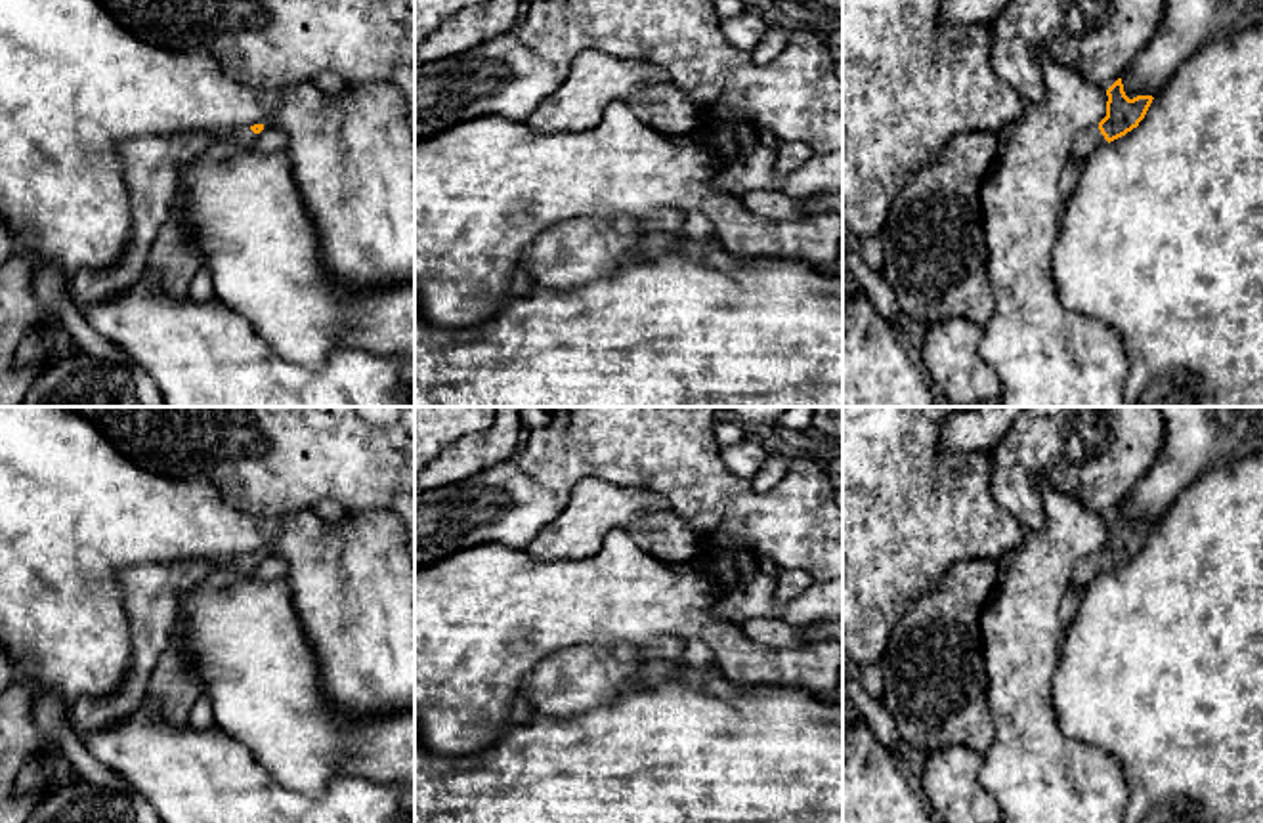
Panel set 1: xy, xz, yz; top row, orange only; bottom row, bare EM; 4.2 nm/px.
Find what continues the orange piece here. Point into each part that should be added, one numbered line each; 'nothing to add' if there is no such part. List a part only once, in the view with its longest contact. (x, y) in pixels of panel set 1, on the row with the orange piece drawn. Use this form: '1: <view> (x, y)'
1: yz (1086, 142)

